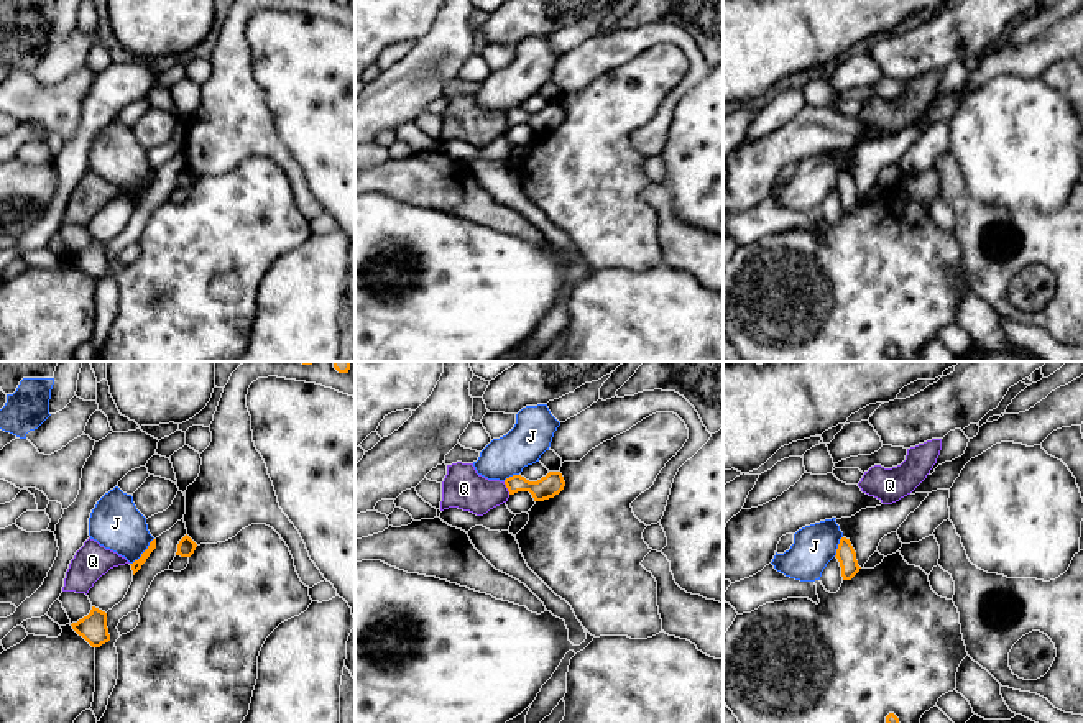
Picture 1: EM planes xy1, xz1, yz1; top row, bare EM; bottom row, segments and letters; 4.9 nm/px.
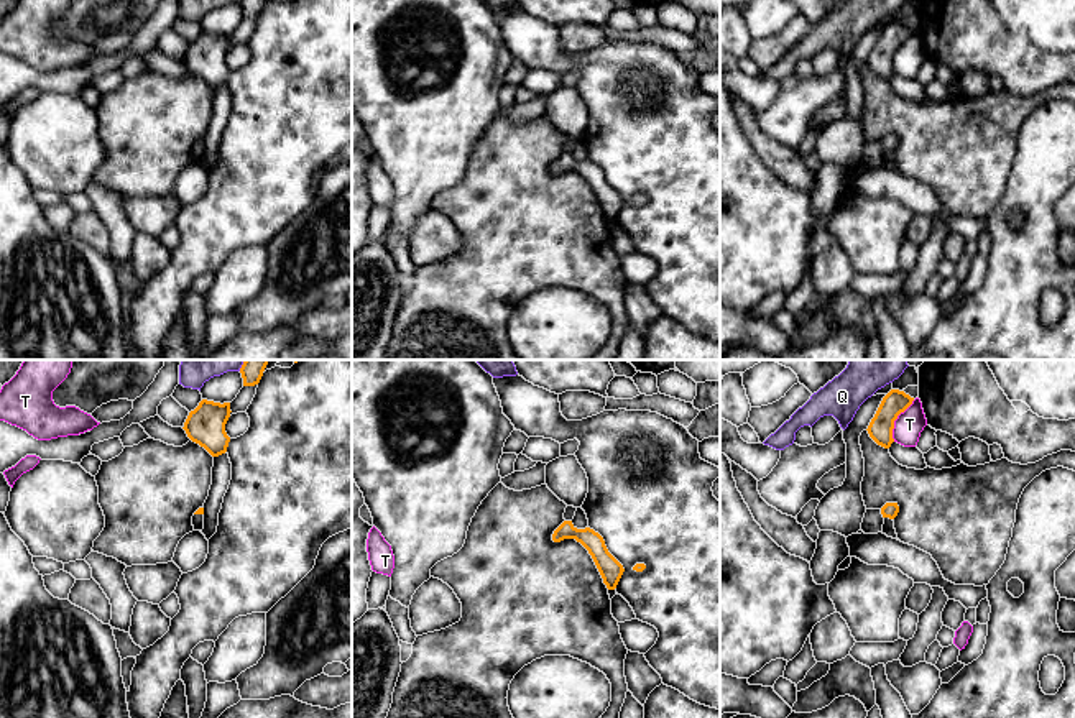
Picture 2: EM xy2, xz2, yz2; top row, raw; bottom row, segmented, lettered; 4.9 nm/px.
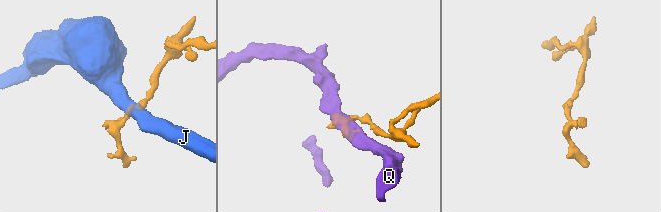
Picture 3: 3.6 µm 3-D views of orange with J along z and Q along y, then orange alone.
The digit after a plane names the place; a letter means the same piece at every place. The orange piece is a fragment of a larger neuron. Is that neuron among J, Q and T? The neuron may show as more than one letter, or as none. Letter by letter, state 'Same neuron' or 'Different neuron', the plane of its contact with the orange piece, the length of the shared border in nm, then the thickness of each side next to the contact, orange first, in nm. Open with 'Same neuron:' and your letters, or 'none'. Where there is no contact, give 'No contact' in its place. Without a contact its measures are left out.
Same neuron: none
J: Different neuron. Touches orange in xy1. Shared border 180 nm. Thickness 50 nm (orange) against 260 nm
Q: Different neuron. Touches orange in xz1. Shared border 70 nm. Thickness 110 nm (orange) against 200 nm
T: Different neuron. Touches orange in yz2. Shared border 240 nm. Thickness 120 nm (orange) against 140 nm

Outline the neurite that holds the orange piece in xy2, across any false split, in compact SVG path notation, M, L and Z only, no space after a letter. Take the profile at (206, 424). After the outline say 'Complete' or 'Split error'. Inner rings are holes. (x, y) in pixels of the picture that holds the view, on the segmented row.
M202 399L199 406L189 412L182 429L192 442L204 447L212 457L219 457L227 452L230 442L225 432L230 412L230 403L220 404Z. Complete

